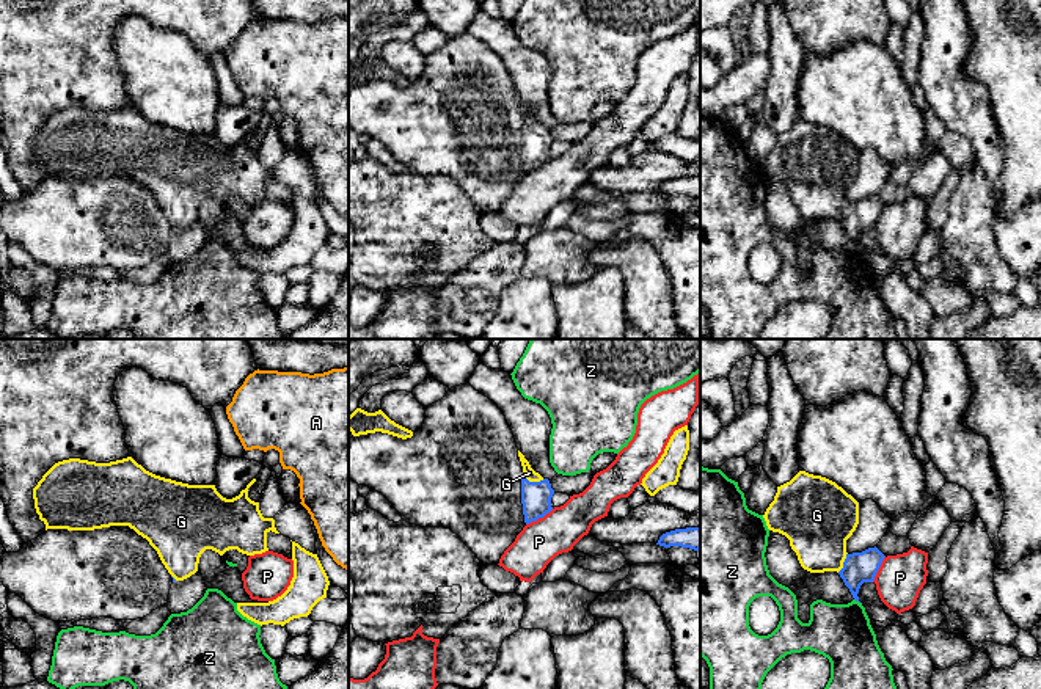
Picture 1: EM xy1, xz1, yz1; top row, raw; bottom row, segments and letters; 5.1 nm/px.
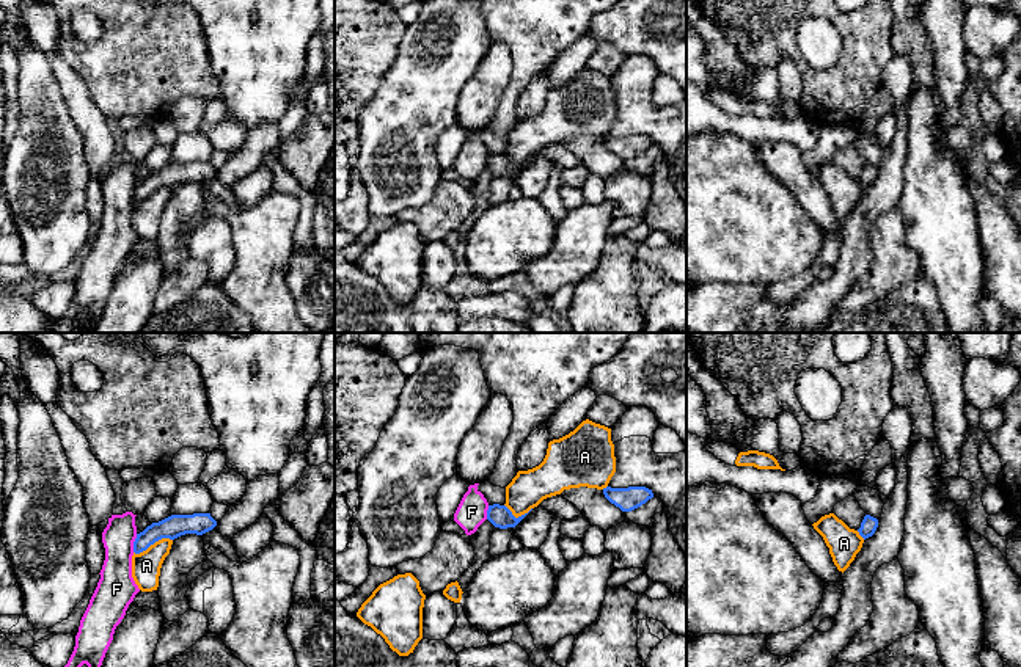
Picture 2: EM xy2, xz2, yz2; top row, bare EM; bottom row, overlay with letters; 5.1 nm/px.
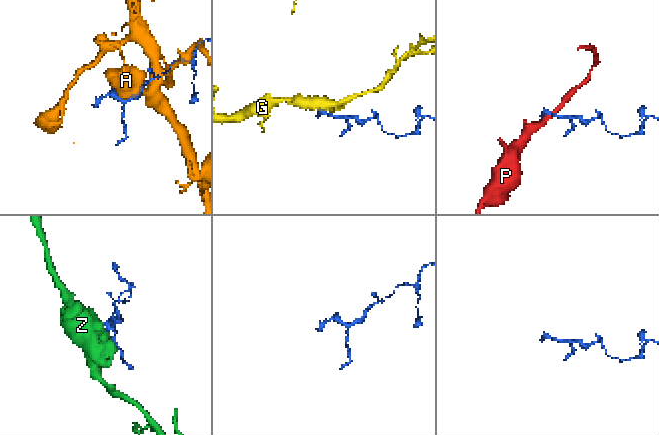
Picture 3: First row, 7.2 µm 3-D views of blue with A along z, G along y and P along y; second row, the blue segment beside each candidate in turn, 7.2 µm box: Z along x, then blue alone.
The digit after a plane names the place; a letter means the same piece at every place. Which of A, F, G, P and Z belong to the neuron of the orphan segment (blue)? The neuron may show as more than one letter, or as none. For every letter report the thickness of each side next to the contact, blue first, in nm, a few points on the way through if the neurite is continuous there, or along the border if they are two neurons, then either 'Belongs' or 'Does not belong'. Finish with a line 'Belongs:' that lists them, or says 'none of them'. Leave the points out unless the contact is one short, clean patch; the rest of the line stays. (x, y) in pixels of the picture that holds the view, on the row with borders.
A: Thickness 120 nm (blue) against 150 nm. Does not belong
F: Thickness 120 nm (blue) against 200 nm. Boundary: xy2 (137, 534), (132, 551). Does not belong
G: Thickness 160 nm (blue) against 60 nm. Path across: xz1 (536, 496), (534, 482), (529, 473). Belongs
P: Thickness 160 nm (blue) against 220 nm. Does not belong
Z: Thickness 160 nm (blue) against 300 nm. Boundary: yz1 (854, 598), (859, 603). Does not belong
Belongs: G

